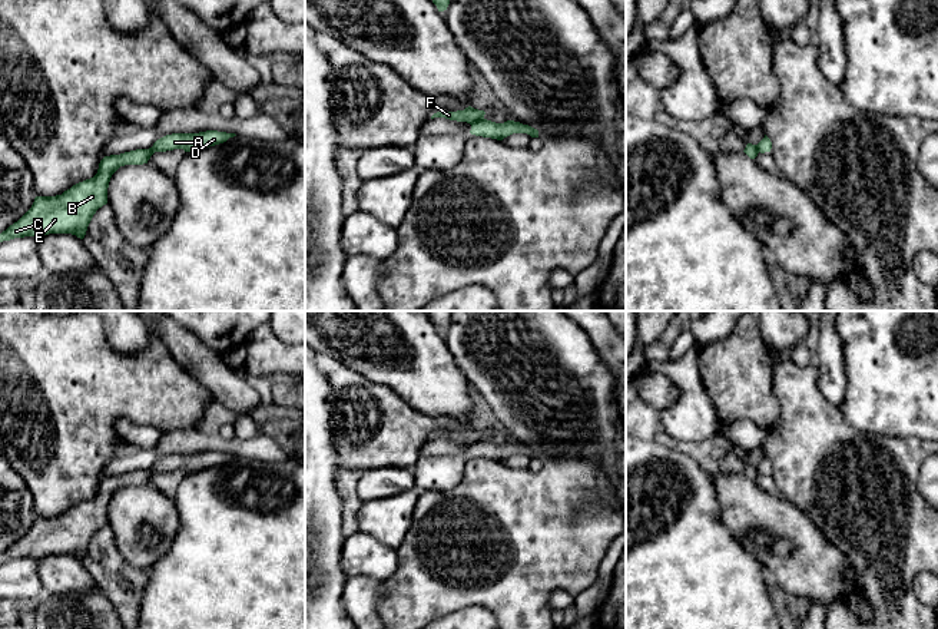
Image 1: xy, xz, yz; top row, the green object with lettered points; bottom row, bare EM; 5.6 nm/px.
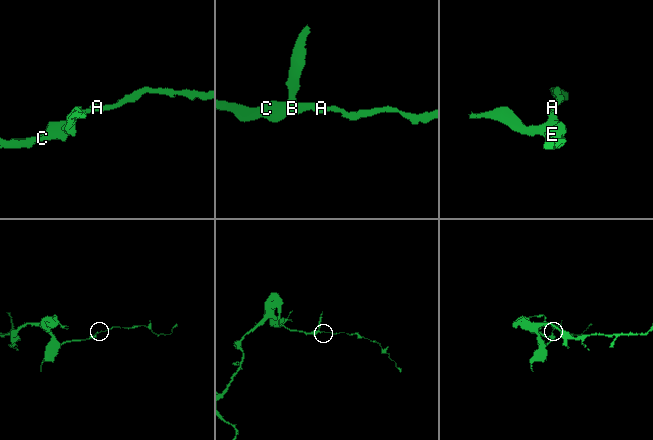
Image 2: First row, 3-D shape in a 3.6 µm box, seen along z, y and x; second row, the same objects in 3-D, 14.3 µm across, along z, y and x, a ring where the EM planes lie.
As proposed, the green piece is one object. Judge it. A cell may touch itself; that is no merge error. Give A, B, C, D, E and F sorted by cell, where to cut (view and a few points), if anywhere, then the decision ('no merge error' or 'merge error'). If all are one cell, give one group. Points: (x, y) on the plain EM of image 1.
groups A D / B C E F; cut xz (483, 437), (471, 446); merge error

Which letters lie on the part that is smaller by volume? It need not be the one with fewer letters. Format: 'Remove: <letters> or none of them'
Remove: A, D

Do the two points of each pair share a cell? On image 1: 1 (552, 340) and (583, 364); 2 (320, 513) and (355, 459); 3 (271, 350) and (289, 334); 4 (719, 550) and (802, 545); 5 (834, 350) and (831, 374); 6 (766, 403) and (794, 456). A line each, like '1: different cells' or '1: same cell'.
1: same cell
2: different cells
3: different cells
4: different cells
5: same cell
6: different cells

